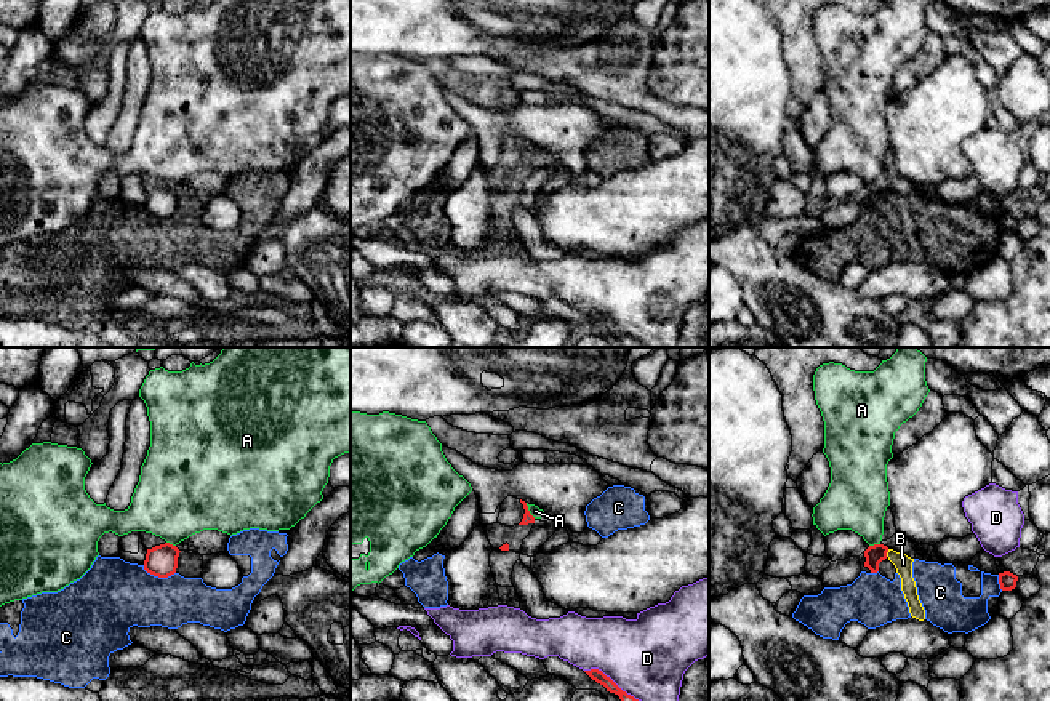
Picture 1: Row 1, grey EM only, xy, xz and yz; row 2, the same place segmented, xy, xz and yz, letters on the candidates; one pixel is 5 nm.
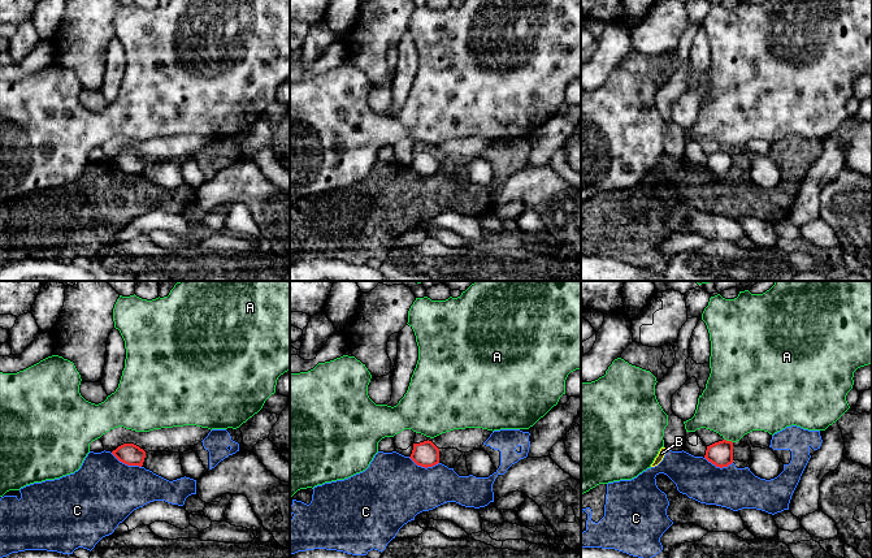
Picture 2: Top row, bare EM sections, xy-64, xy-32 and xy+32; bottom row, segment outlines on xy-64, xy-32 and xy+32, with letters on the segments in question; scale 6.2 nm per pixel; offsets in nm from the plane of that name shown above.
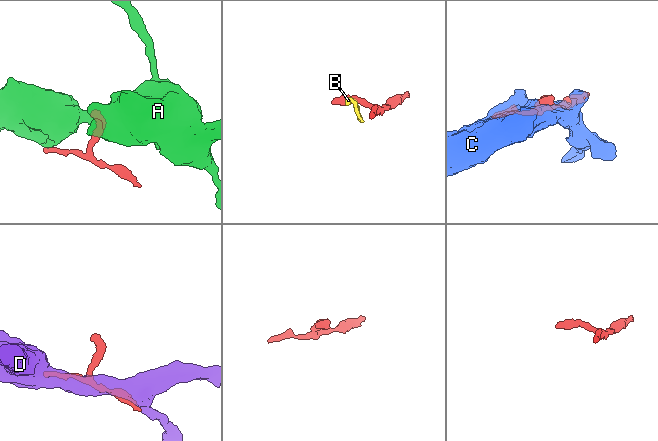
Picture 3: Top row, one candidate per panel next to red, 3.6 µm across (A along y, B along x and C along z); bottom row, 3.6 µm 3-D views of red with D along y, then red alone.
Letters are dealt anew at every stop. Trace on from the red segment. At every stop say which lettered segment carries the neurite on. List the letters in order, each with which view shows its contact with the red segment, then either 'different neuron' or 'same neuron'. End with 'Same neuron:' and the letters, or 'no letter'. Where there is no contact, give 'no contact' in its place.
A: contact in xz; different neuron
B: contact in yz; different neuron
C: contact in xy; different neuron
D: contact in xz; different neuron
Same neuron: no letter

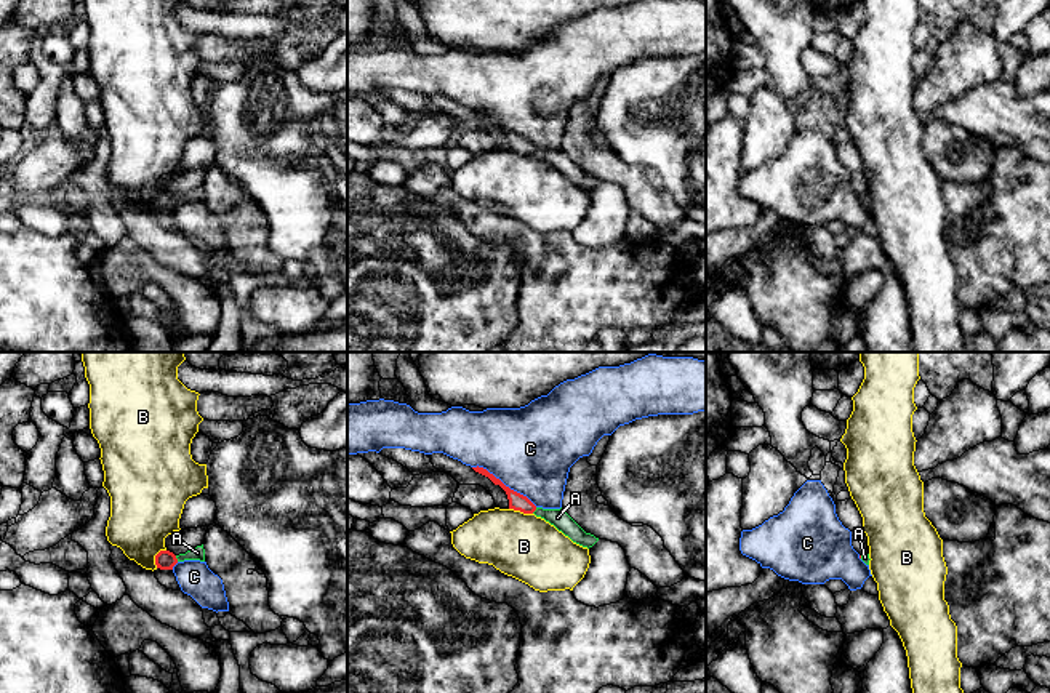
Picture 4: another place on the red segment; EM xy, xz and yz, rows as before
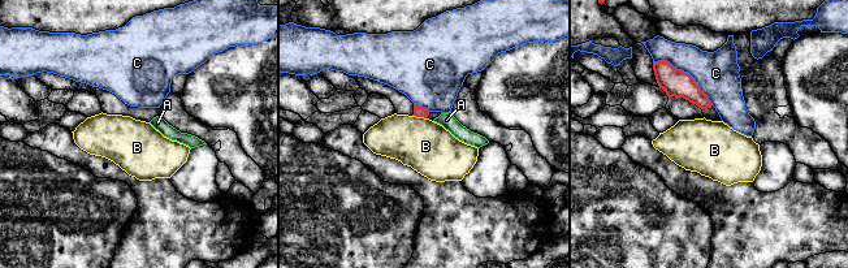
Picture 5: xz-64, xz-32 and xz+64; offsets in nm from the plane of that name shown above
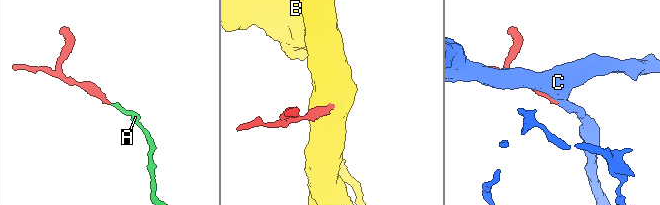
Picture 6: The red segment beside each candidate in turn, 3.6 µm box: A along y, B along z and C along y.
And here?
A: contact in xy; same neuron
B: contact in xz; different neuron
C: contact in xz; different neuron
Same neuron: A

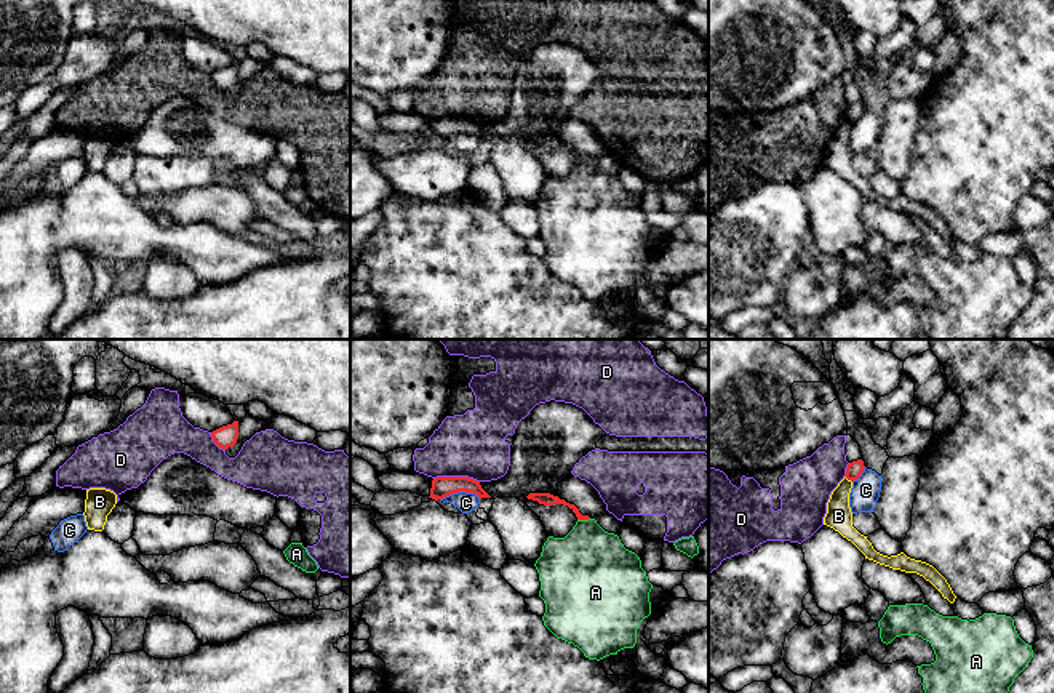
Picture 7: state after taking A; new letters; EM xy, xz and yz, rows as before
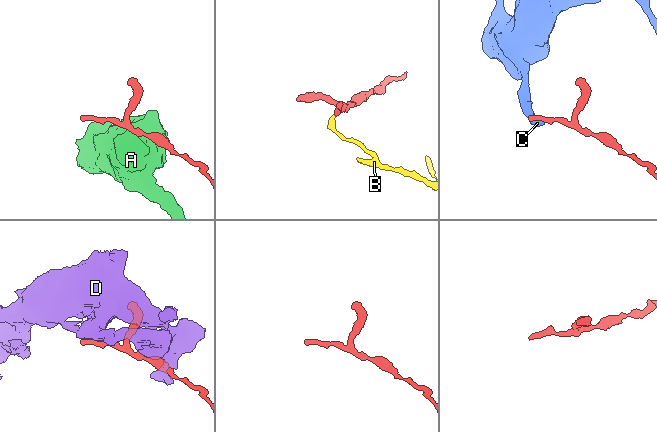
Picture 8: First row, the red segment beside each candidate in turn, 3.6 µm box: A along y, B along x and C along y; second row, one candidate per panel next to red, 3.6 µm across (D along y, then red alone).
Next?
A: contact in xz; different neuron
B: contact in yz; different neuron
C: contact in xz; different neuron
D: contact in xz; different neuron
Same neuron: no letter

